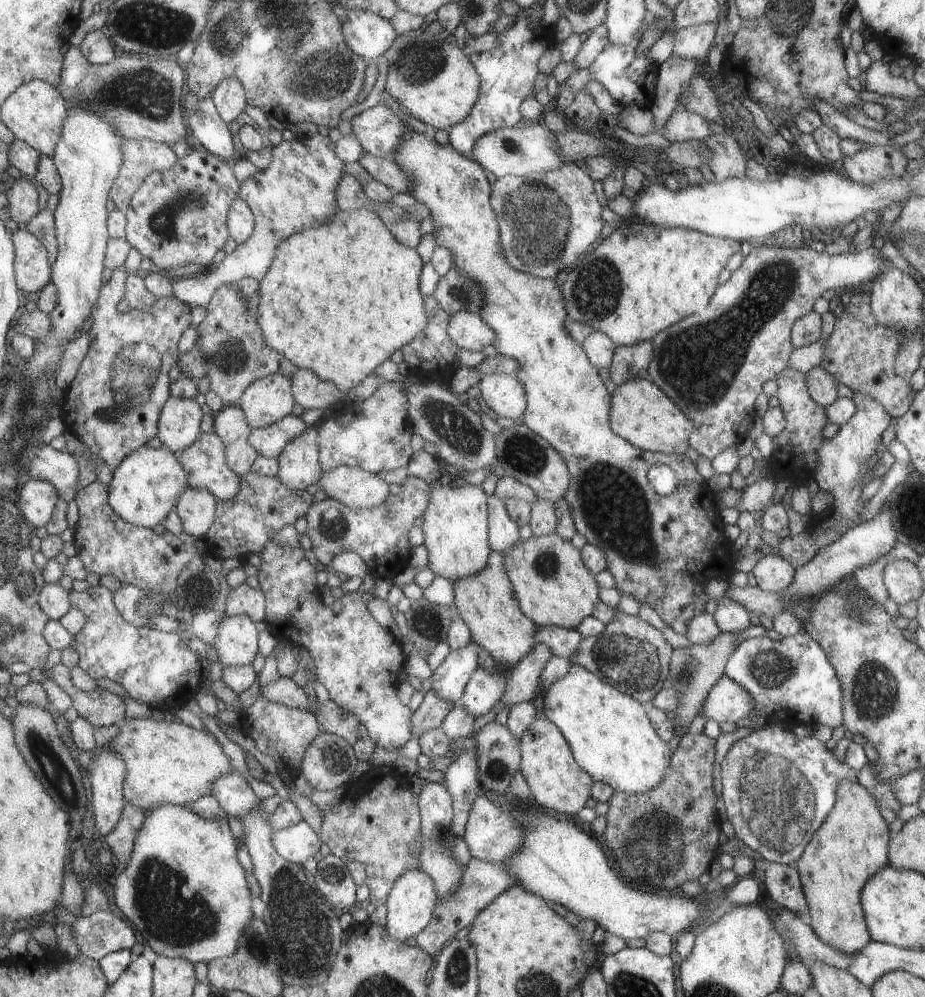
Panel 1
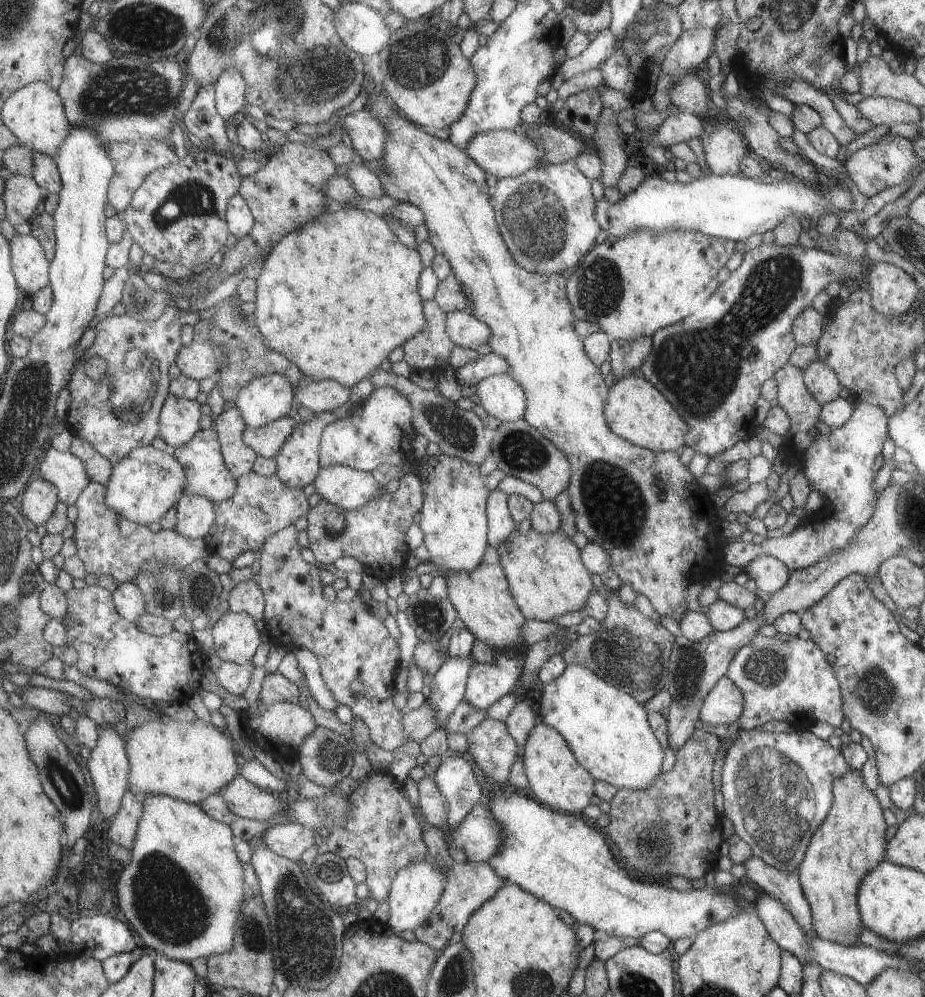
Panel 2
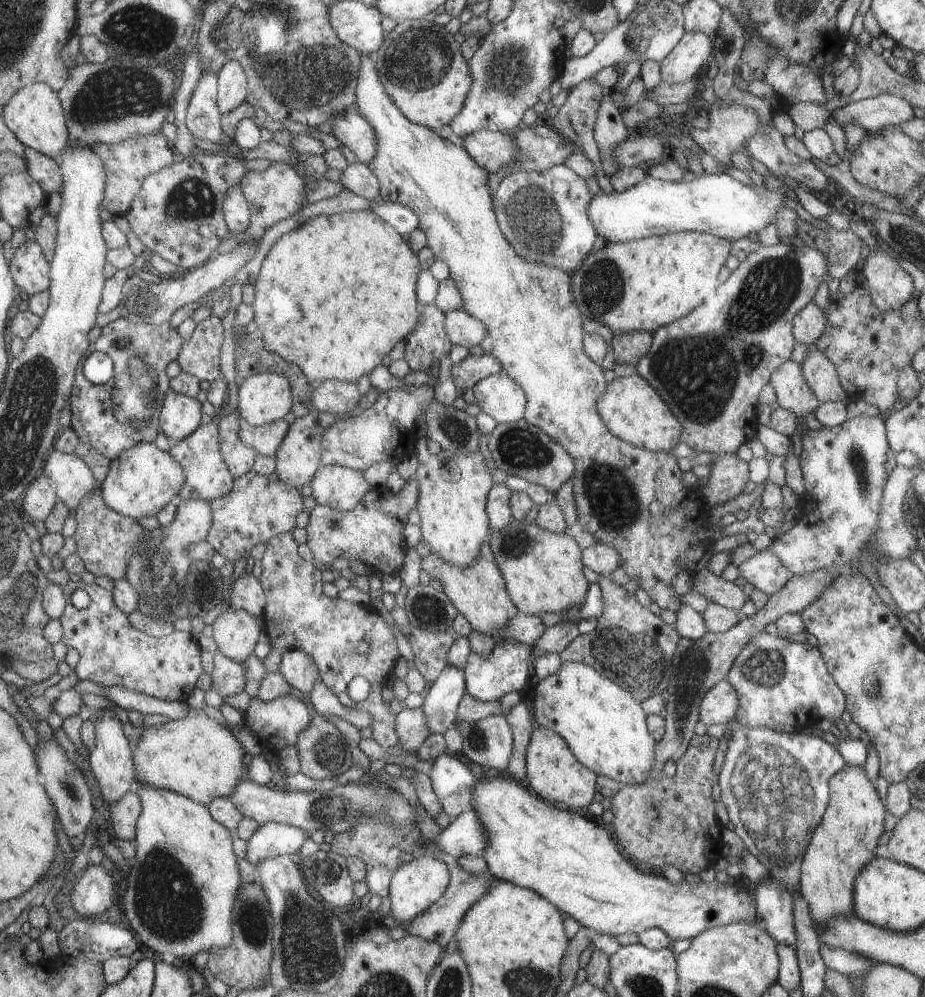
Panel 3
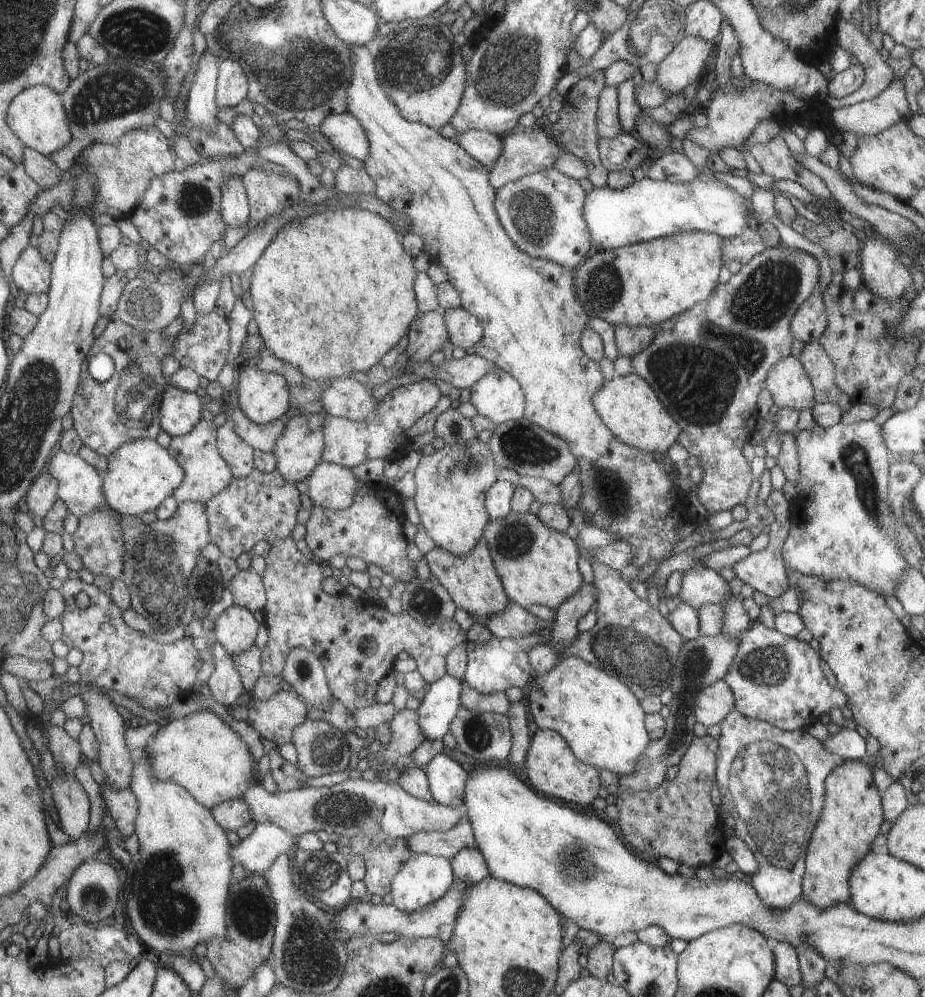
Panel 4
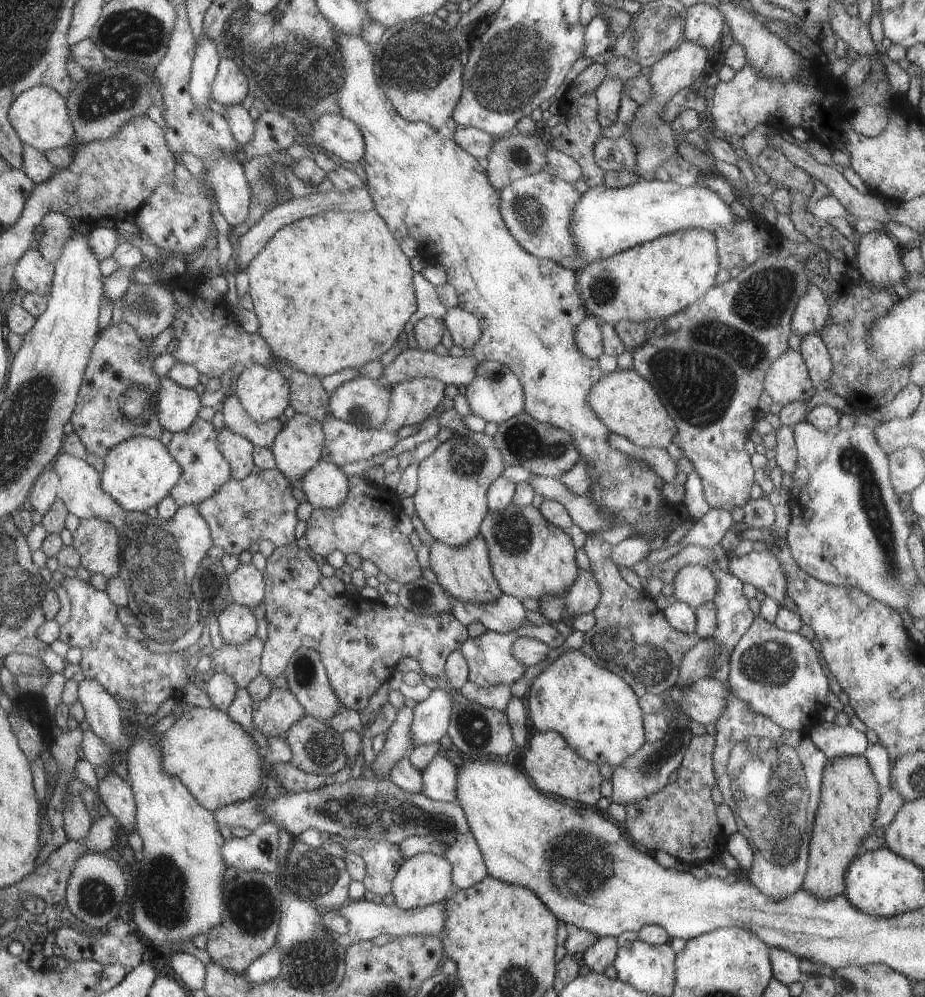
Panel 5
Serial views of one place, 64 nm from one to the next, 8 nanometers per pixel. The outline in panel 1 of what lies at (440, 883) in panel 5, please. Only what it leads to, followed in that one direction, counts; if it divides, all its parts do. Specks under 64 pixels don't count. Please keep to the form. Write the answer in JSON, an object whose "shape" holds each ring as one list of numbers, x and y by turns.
{"shape":[[418,868,403,872,397,876,392,890,388,892,386,908,386,923,384,930,391,940,405,942,407,938,414,938,431,922,432,910,437,903,437,892,433,888,433,880]]}

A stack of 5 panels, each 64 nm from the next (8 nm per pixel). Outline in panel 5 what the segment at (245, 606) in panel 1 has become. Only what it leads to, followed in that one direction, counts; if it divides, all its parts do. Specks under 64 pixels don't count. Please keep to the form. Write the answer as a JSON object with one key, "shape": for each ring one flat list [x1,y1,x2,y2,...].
{"shape":[[240,564,226,576,228,595,232,602,253,608,264,600,264,576,251,564]]}

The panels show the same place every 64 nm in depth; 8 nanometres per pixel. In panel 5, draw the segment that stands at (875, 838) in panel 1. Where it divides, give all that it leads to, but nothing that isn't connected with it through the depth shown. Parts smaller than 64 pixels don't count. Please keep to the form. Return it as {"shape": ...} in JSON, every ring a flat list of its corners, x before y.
{"shape":[[863,755,831,757,821,776,820,804,808,844,808,870,803,890,829,900,845,891,844,877,848,865,860,852,859,844,873,828,879,802,879,786]]}

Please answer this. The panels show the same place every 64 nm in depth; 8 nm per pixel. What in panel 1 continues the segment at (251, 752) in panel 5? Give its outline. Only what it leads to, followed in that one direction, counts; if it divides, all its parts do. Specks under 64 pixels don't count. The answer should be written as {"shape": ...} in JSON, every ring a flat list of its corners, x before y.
{"shape":[[169,717,161,721,153,719,125,718,120,724,119,733,111,739,111,748,125,760,125,802,139,808,145,813,155,806,167,802,169,804,186,805,195,802,201,796,211,794,213,780,219,776,231,774,233,767,230,760,221,754,219,744,215,742,213,734,205,734,206,730,196,730,184,725,179,720,173,721]]}

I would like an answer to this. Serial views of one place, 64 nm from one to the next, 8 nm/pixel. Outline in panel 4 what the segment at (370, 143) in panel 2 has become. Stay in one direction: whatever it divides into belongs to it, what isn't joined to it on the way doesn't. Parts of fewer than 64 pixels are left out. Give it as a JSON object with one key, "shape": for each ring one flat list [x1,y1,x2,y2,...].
{"shape":[[347,111,325,116,317,128,333,150,357,160,369,155,369,141,360,120]]}

